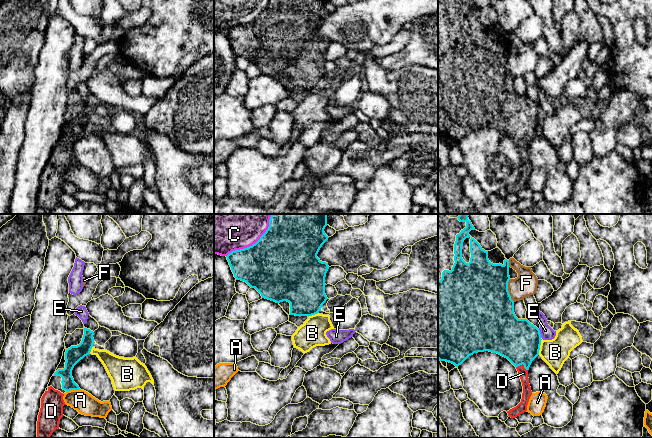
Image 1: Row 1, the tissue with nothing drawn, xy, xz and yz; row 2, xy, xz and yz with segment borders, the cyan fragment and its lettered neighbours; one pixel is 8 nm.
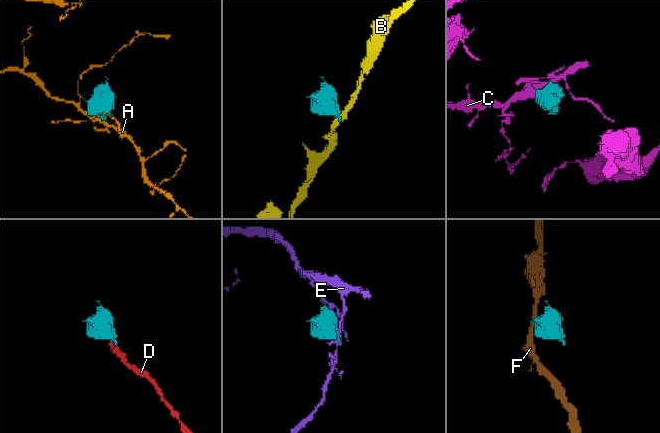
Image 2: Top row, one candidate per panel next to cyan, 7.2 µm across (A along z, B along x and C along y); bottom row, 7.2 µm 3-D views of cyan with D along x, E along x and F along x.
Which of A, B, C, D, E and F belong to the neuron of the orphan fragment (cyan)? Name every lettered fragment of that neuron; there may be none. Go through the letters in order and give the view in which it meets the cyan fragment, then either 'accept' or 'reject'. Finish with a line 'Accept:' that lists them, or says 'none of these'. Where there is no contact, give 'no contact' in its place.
A: contact in xy; reject
B: contact in yz; reject
C: contact in xz; reject
D: contact in yz; accept
E: contact in yz; reject
F: contact in yz; reject
Accept: D

